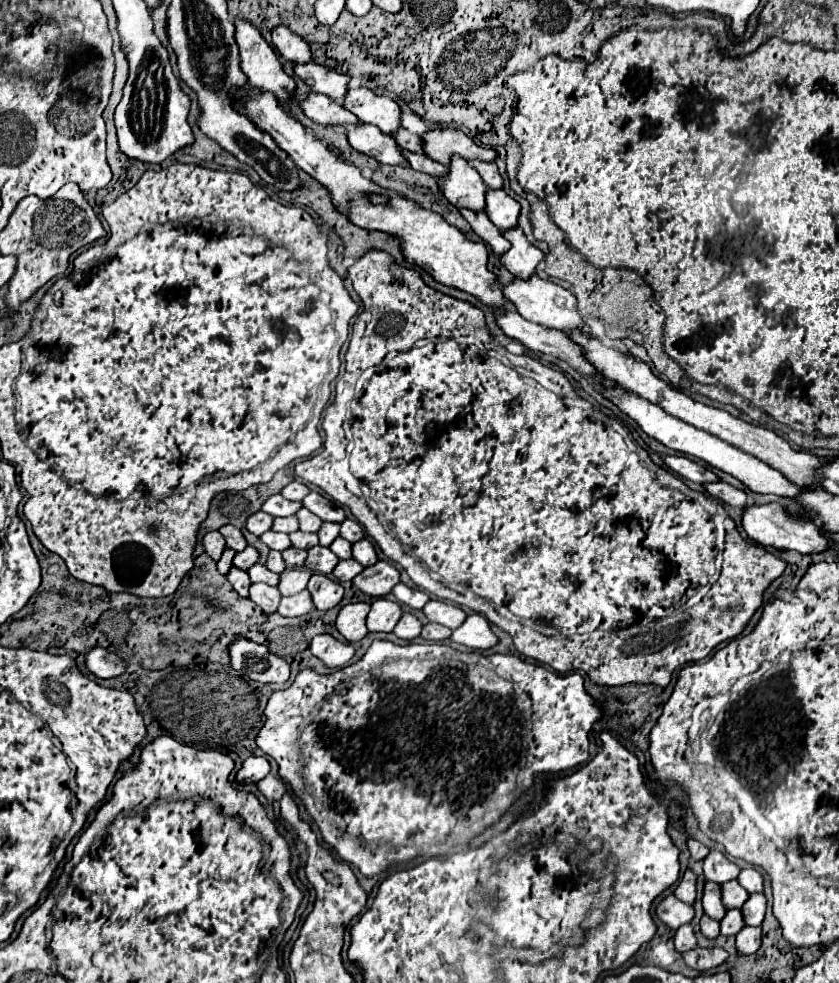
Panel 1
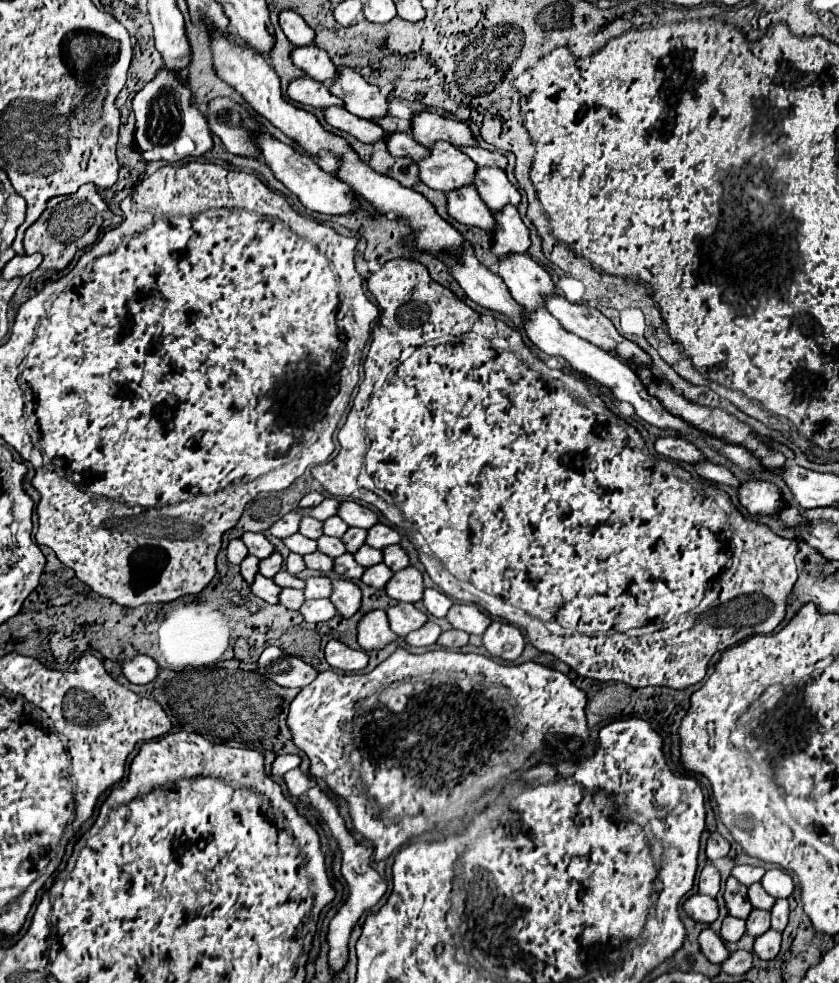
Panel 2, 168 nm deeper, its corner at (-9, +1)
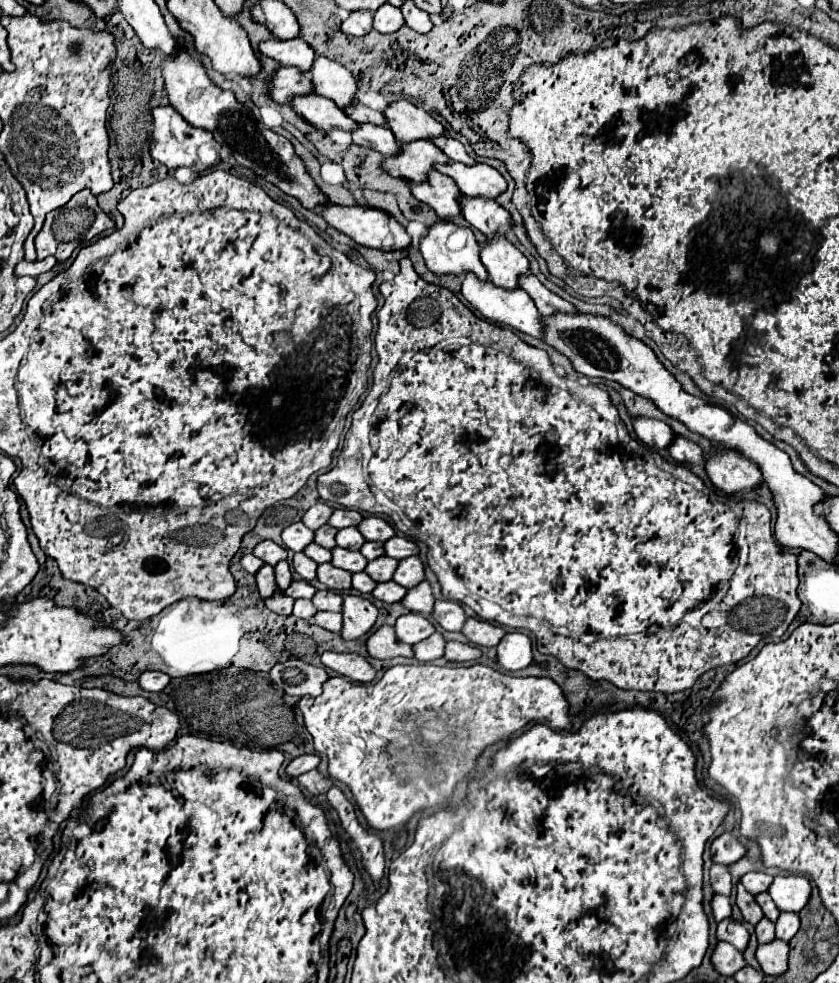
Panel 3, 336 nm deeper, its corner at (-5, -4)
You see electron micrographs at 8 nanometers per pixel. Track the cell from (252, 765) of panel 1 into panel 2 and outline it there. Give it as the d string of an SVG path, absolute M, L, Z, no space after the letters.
M277 756L275 762L273 762L273 766L271 766L271 776L273 778L281 778L285 772L297 768L299 762L301 762L299 756Z

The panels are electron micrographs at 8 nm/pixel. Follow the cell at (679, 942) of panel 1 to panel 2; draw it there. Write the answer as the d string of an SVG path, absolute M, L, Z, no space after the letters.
M711 928L701 930L697 940L699 940L701 952L707 956L709 962L721 964L721 960L725 960L725 956L729 956L729 950L723 946L723 940Z

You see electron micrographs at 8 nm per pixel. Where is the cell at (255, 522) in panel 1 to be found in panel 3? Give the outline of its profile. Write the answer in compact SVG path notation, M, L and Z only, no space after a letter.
M291 523L283 533L283 543L291 551L303 551L307 545L311 545L315 539L315 533L307 529L303 523Z

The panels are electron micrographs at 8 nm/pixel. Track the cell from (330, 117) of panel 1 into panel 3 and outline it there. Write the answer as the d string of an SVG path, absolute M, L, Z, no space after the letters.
M277 67L269 85L267 85L267 91L271 95L273 101L277 103L289 103L293 99L293 95L297 93L311 93L311 85L309 85L309 75L299 71L297 67Z

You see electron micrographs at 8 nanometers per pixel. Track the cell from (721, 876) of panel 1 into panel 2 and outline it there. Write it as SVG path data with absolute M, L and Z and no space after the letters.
M735 866L731 870L731 876L735 876L745 886L759 882L763 874L765 874L765 868L761 868L761 866Z

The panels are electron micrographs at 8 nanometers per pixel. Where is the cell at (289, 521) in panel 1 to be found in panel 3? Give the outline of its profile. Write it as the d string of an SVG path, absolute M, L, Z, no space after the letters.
M323 525L321 529L317 529L315 531L315 537L317 537L317 545L321 545L321 547L327 547L327 549L333 549L333 547L337 547L337 543L335 543L335 535L337 535L337 529L335 527L331 527L331 525Z

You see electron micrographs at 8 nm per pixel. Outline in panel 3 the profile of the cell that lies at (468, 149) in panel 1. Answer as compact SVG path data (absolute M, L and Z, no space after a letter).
M407 99L393 101L383 111L383 115L397 141L417 141L417 139L431 139L435 135L443 135L443 125L413 101Z

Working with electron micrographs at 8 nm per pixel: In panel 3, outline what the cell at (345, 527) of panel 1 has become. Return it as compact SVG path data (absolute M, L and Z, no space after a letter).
M401 535L393 537L393 541L387 541L385 543L385 549L387 549L387 555L393 557L393 559L407 559L411 555L419 555L419 547L415 541L411 539L405 539Z

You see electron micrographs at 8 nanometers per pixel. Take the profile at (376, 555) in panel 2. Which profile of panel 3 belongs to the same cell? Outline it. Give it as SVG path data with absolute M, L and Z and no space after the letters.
M379 557L377 561L369 561L365 573L377 581L377 583L383 583L383 581L391 581L393 579L393 573L397 569L399 561L393 559L393 557Z

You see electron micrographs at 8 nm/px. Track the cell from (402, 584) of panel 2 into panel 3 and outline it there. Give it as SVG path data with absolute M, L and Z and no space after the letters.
M423 581L421 585L413 587L413 589L407 593L405 601L401 601L401 603L403 603L407 609L411 609L411 611L415 611L415 613L421 613L421 615L433 613L435 597L433 597L433 593L431 593L431 585L429 585L427 581Z

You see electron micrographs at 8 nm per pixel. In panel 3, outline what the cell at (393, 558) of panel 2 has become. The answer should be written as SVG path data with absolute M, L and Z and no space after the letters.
M407 557L405 561L399 561L399 567L397 567L397 573L393 575L393 581L407 587L407 589L413 589L421 581L425 581L425 569L423 569L421 559Z

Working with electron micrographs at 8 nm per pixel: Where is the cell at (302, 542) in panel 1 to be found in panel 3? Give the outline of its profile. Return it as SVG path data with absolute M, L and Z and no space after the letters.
M341 547L333 549L333 561L331 563L339 569L349 571L349 573L359 573L359 571L365 571L365 567L367 567L367 559L359 551L347 551Z

